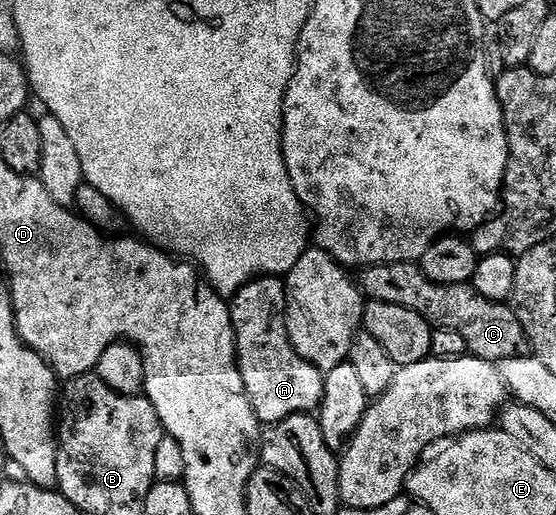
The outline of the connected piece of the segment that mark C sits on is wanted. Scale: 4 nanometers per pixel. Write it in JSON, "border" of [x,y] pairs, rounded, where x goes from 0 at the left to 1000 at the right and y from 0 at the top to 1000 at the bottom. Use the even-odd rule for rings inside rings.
{"border":[[[676,511],[653,526],[658,526],[651,542],[647,534],[653,573],[698,592],[727,592],[727,600],[755,608],[755,616],[772,623],[775,637],[827,647],[838,664],[840,683],[860,697],[890,707],[905,697],[928,697],[933,689],[948,687],[950,660],[924,598],[910,588],[878,584],[878,577],[863,577],[845,550],[779,550],[752,511]]]}

